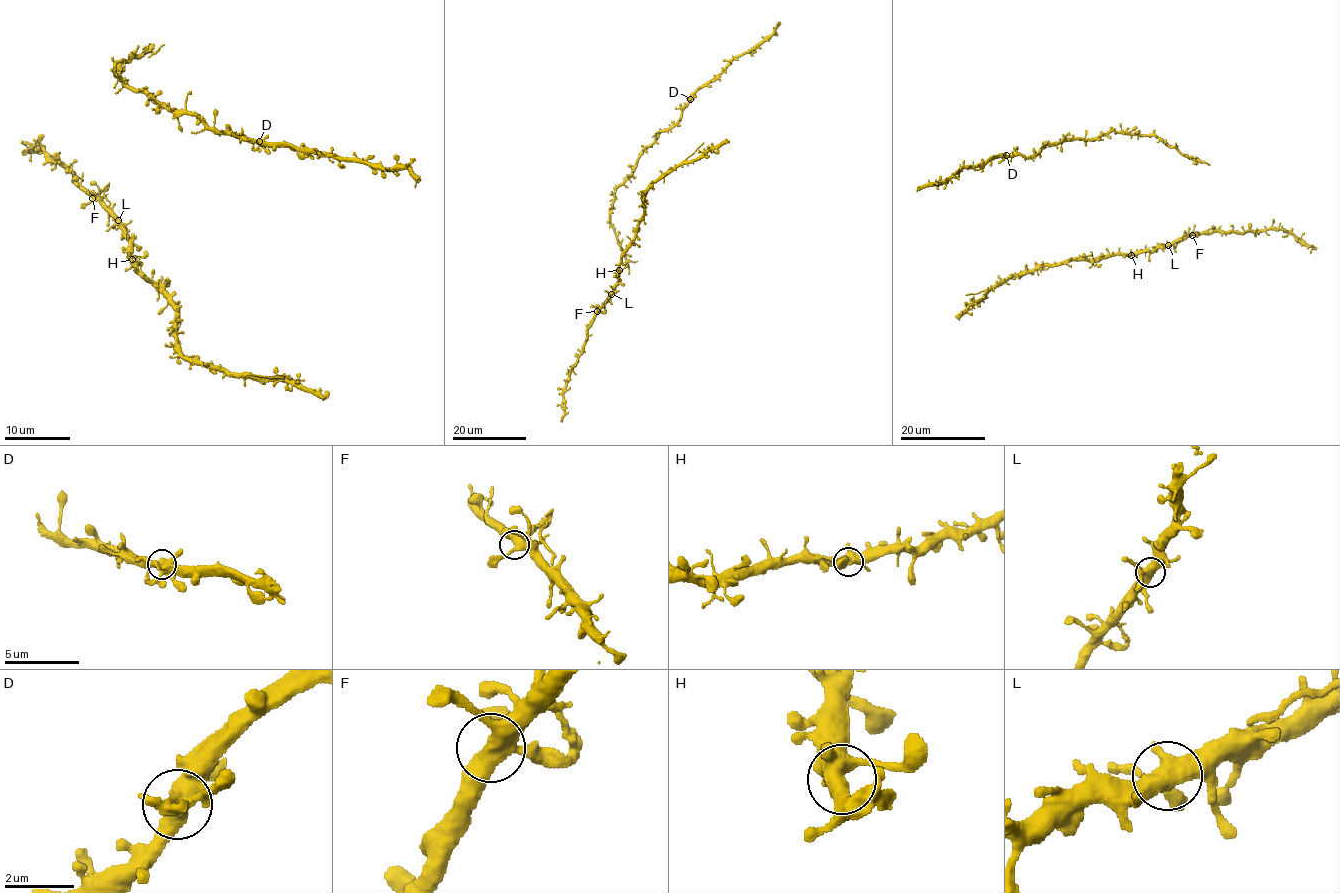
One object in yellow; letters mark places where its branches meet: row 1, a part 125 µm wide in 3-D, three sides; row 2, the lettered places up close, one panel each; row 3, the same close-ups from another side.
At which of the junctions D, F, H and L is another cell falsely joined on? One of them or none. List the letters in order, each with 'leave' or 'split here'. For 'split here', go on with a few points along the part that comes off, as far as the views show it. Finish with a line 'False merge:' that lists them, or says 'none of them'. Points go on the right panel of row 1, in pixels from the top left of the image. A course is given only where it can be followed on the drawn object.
D: leave
F: leave
H: leave
L: leave
False merge: none of them

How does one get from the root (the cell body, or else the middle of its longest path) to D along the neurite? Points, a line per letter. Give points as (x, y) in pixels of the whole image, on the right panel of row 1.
D: (1207, 164), (1180, 153), (1156, 136), (1112, 131), (1092, 139), (1076, 138), (1046, 145), (1032, 157), (1006, 156)

